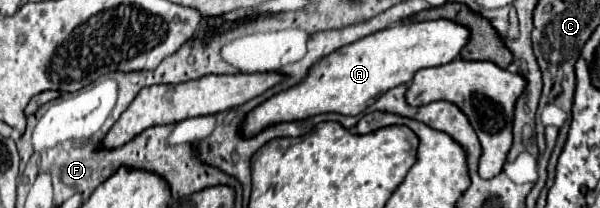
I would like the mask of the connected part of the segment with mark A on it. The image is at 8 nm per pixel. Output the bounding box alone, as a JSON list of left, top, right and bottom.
[243,20,467,136]

